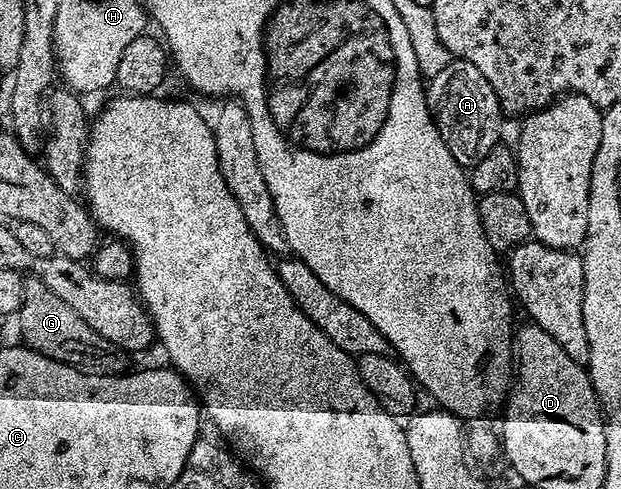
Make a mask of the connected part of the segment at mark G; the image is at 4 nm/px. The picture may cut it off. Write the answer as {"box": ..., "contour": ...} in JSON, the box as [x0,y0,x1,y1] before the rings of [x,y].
{"box":[17,275,128,375],"contour":[[[30,275],[23,278],[23,290],[21,291],[21,305],[17,314],[19,320],[19,333],[24,337],[26,348],[34,349],[36,353],[52,357],[54,361],[60,361],[66,365],[84,373],[110,373],[118,375],[128,368],[128,354],[117,348],[109,339],[97,335],[77,311],[70,309],[41,279]]]}

